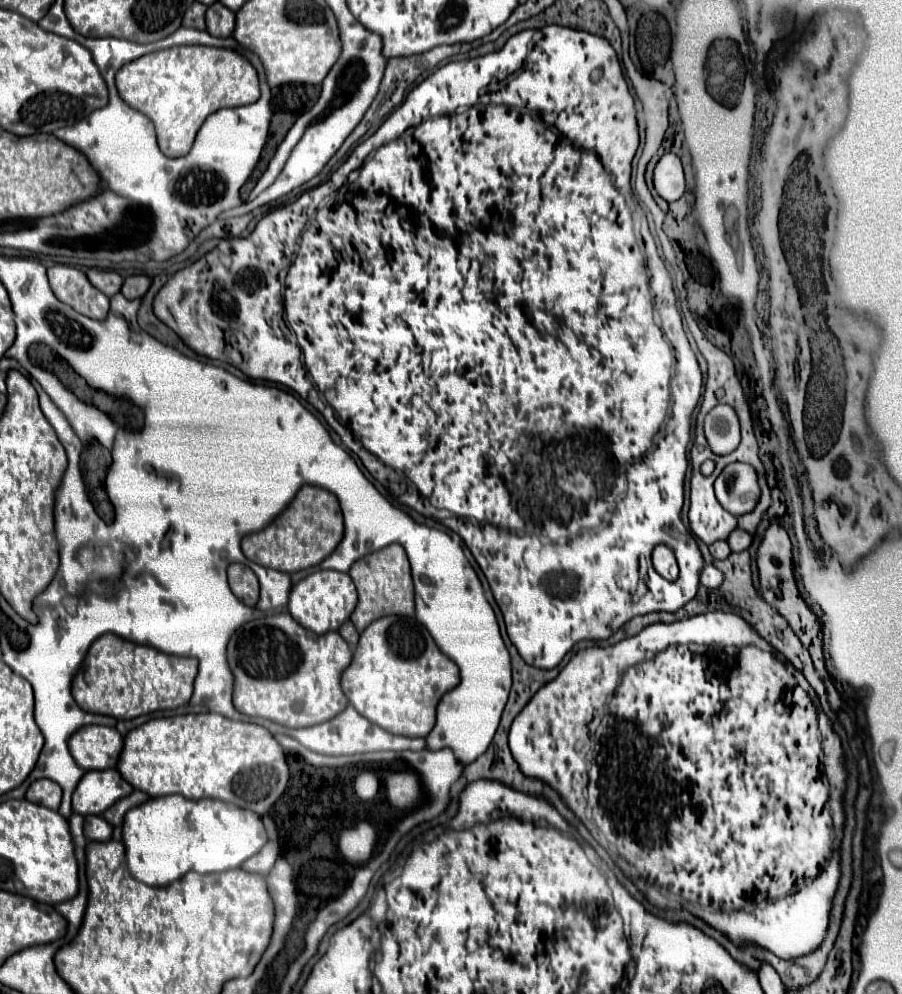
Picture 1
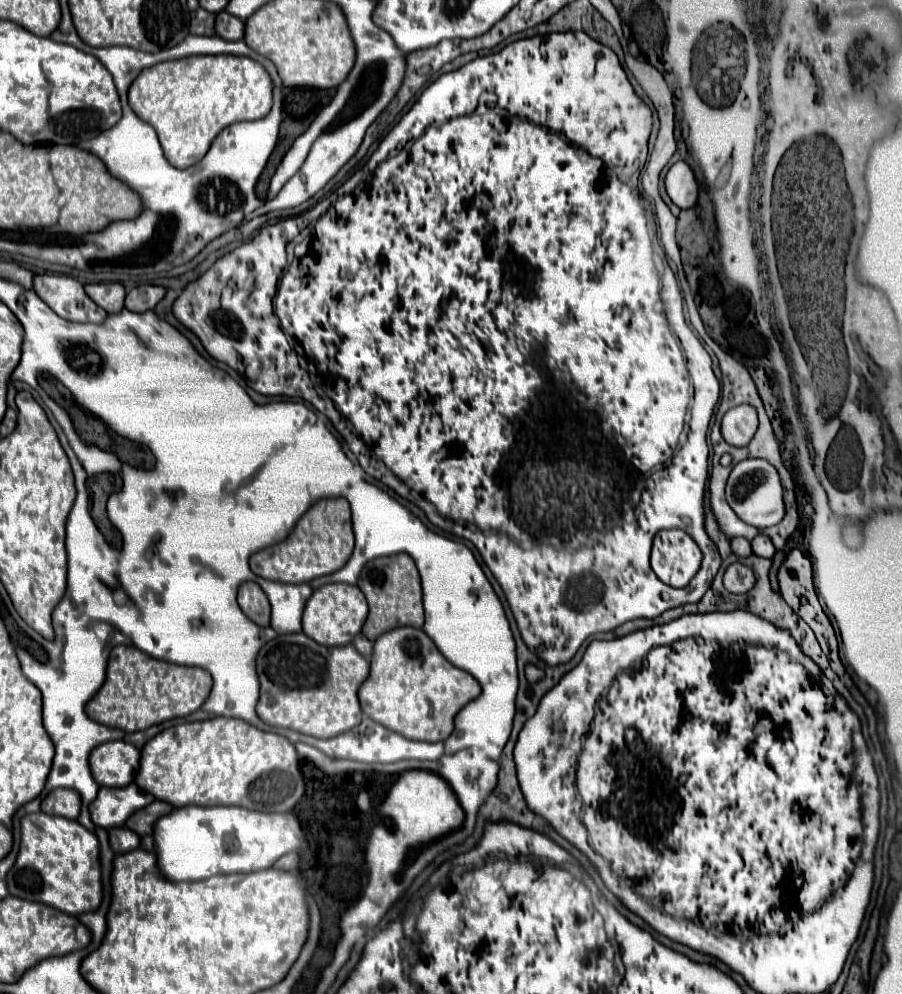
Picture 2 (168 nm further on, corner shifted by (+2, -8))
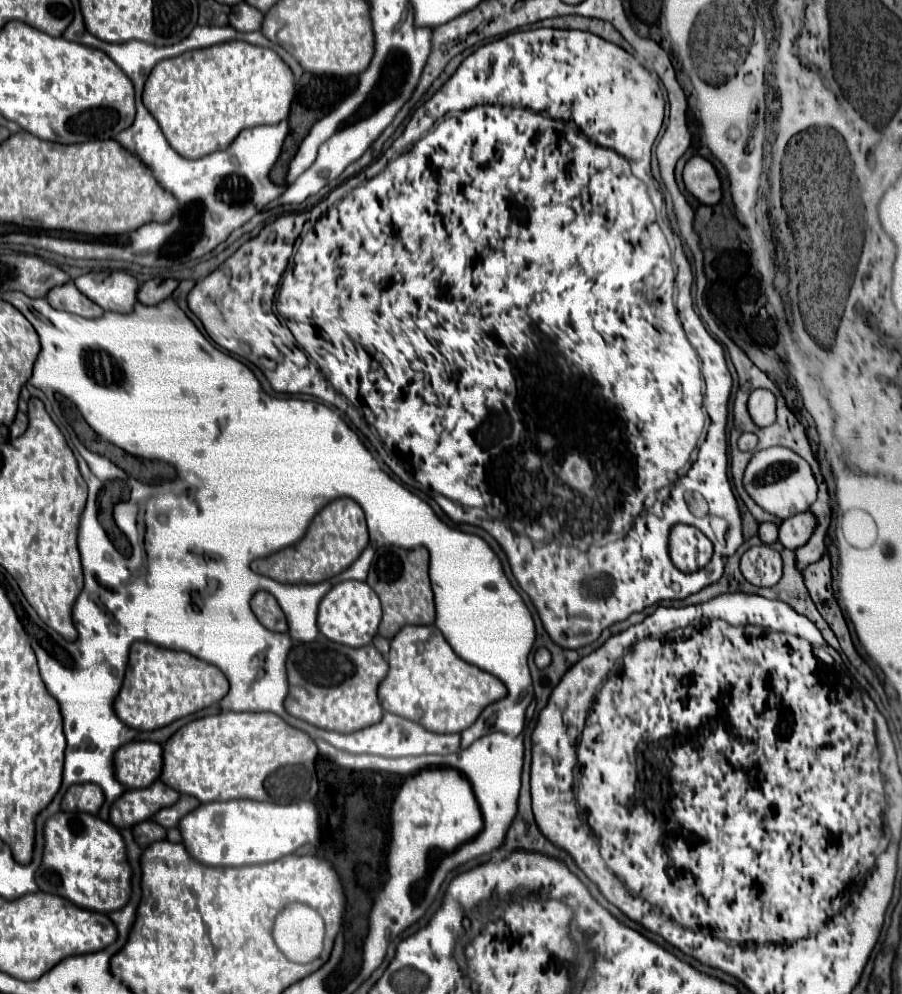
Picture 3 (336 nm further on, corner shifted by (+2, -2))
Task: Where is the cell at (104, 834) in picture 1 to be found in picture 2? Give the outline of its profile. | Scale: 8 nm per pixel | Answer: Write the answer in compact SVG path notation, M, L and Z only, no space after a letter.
M113 827L113 829L109 829L109 847L117 855L137 849L137 845L139 845L139 837L133 831L129 831L127 827Z

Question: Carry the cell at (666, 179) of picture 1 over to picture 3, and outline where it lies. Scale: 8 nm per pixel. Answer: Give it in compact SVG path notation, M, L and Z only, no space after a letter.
M691 157L683 169L685 187L705 205L717 205L723 197L721 179L711 161L703 157Z

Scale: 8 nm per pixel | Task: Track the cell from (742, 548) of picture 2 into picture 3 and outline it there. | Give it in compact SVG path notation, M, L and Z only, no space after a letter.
M761 523L759 527L759 537L763 539L763 543L771 545L777 541L777 523Z

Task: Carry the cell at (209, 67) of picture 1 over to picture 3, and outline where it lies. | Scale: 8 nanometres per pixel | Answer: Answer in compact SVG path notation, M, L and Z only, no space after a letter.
M227 41L159 61L145 83L143 103L159 121L169 145L187 159L199 159L219 149L227 149L243 129L273 125L287 119L295 93L293 71L273 49L251 45L247 41Z

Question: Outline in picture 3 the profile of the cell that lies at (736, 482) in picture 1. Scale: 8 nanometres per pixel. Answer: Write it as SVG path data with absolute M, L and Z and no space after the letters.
M769 447L757 451L747 465L743 485L747 493L765 511L777 515L779 519L787 519L791 515L807 511L811 503L817 499L817 489L819 489L811 465L795 451L789 451L787 447Z

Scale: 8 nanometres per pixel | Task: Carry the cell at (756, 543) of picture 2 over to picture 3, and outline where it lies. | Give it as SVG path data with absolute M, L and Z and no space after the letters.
M811 511L805 513L797 513L789 519L785 519L779 525L779 541L787 547L787 549L795 549L795 547L803 547L813 531L817 527L817 517Z

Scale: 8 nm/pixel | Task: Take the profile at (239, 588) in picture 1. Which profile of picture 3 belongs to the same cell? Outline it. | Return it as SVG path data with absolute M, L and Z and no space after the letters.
M265 591L255 593L255 597L251 601L251 609L267 629L277 631L277 633L287 633L289 631L287 619L285 619L277 599L271 593L265 593Z

